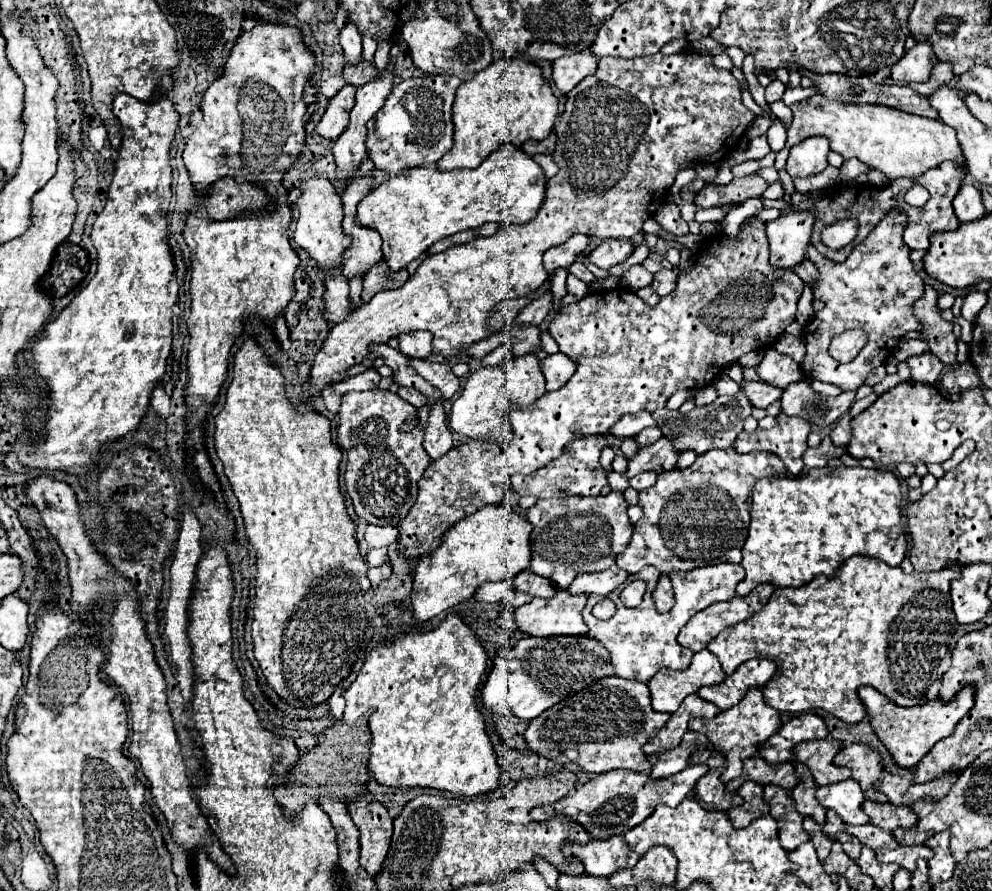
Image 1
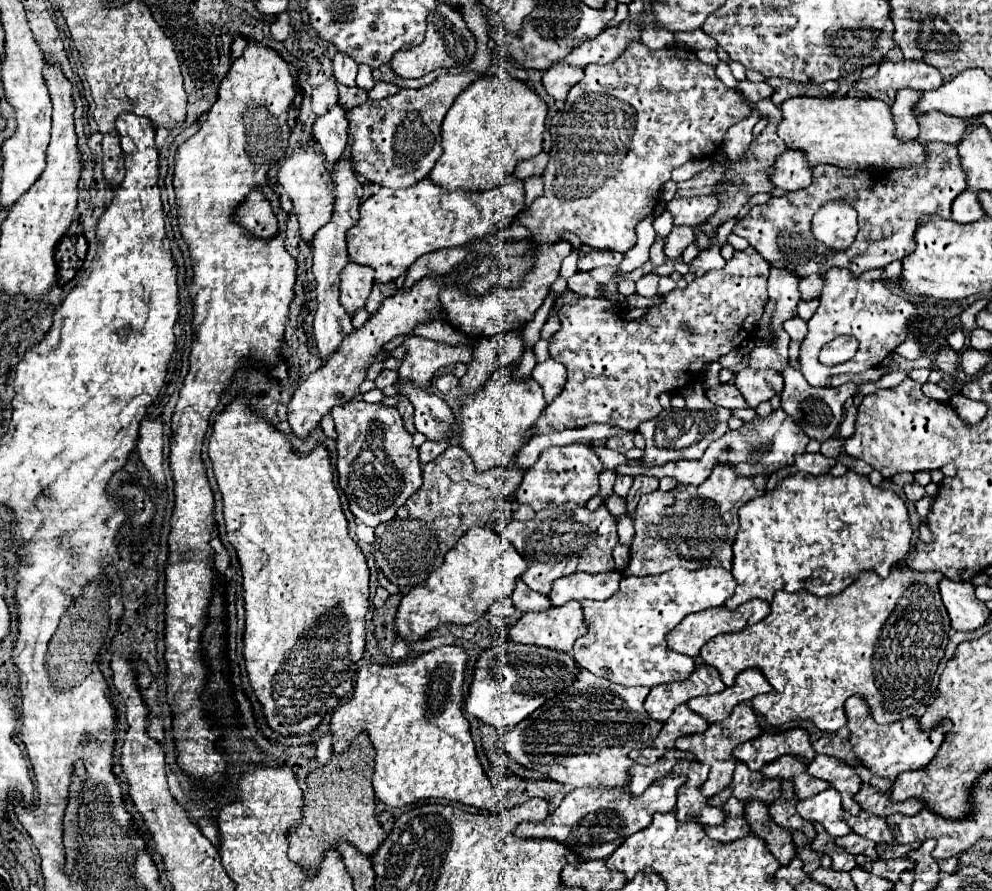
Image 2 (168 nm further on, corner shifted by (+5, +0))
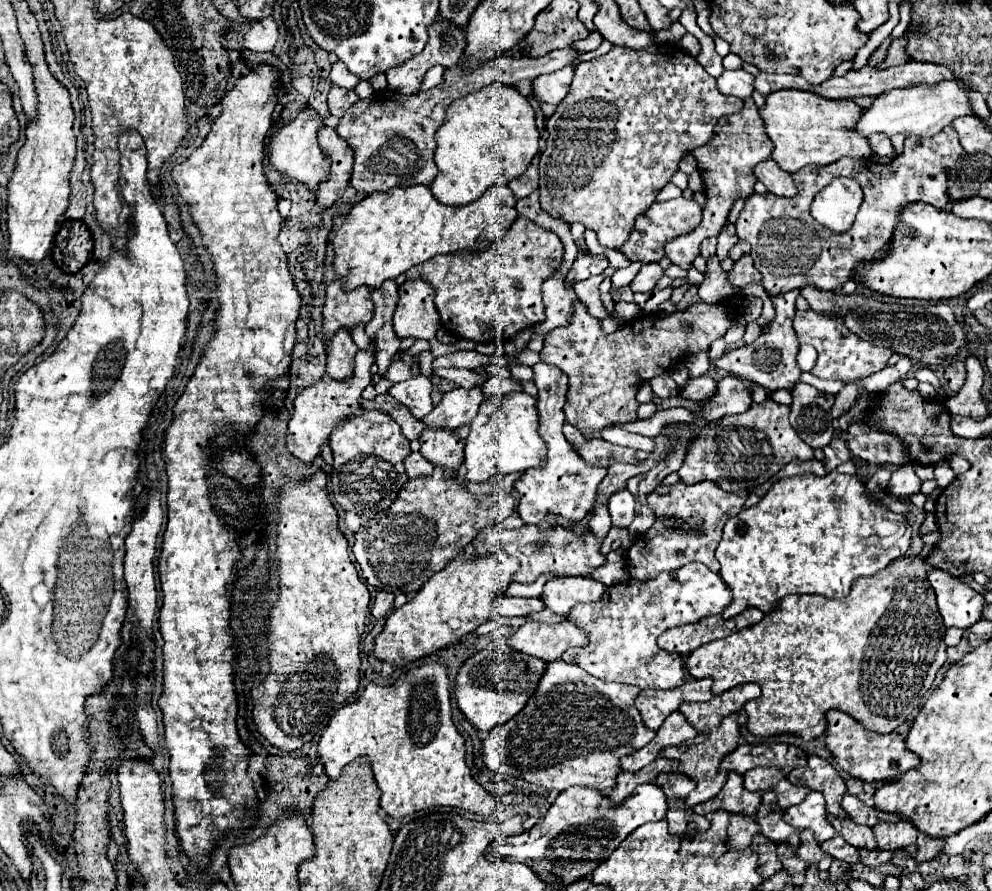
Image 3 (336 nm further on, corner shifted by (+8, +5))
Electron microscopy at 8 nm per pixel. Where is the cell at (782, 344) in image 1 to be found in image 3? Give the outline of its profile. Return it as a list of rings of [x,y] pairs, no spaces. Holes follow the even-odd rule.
[[[798,383],[792,389],[794,403],[790,407],[790,423],[798,437],[812,449],[822,449],[832,441],[832,403],[834,395],[822,393],[812,385]]]

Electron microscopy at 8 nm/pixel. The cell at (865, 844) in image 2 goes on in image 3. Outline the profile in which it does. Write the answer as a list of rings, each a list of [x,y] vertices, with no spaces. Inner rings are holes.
[[[836,835],[834,839],[830,839],[828,843],[822,843],[820,847],[822,847],[824,853],[828,853],[830,857],[834,857],[838,861],[844,861],[844,863],[850,863],[850,865],[854,865],[856,861],[860,861],[858,849],[852,847],[852,845],[848,845],[840,835]]]

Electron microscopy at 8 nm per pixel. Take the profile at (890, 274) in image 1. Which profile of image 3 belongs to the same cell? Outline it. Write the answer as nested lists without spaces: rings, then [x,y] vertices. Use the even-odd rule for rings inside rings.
[[[796,311],[794,331],[800,343],[808,343],[818,351],[818,361],[810,373],[820,379],[832,379],[832,381],[842,381],[842,383],[864,379],[884,369],[892,355],[892,351],[888,351],[886,347],[874,347],[872,343],[852,335],[844,327],[844,323],[840,323],[840,319],[828,319],[828,315],[814,315],[814,311]]]

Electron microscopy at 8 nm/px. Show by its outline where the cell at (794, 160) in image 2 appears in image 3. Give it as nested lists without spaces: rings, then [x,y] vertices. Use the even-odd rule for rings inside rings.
[[[766,159],[760,165],[754,167],[754,175],[758,181],[762,181],[768,189],[768,193],[778,195],[778,197],[792,197],[796,195],[796,185],[790,177],[790,173],[782,171],[776,161]]]

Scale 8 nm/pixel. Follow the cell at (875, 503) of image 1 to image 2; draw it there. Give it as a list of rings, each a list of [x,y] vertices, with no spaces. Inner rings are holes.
[[[849,470],[845,476],[803,474],[797,472],[779,482],[773,492],[749,500],[739,508],[739,532],[733,544],[733,578],[737,580],[735,594],[725,602],[727,608],[761,598],[771,602],[775,590],[797,592],[807,590],[815,596],[831,596],[857,580],[861,570],[875,570],[879,576],[889,576],[891,566],[903,560],[911,546],[911,524],[905,502],[887,488],[873,486],[867,476]]]

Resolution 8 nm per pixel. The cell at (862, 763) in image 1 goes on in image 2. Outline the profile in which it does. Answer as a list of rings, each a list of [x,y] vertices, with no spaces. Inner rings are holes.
[[[817,754],[815,760],[809,764],[807,772],[815,778],[827,780],[831,786],[835,786],[843,796],[843,808],[851,814],[859,814],[861,806],[855,802],[855,794],[861,788],[861,778],[855,770],[855,766],[827,754]]]

